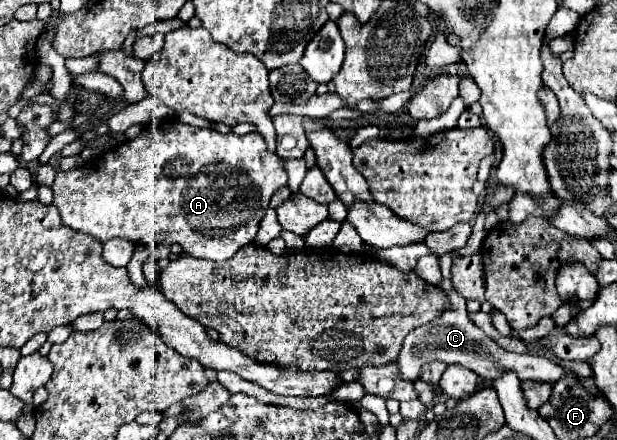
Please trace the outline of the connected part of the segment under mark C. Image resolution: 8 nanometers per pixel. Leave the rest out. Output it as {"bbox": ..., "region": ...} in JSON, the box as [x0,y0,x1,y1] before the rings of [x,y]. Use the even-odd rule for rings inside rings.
{"bbox":[395,274,569,384],"region":[[[443,274],[443,280],[439,282],[437,288],[443,288],[443,292],[447,292],[447,296],[451,296],[451,308],[447,308],[447,312],[443,312],[443,316],[439,316],[439,320],[433,320],[431,324],[425,324],[421,328],[415,328],[413,332],[409,332],[409,336],[405,338],[405,344],[401,348],[401,354],[395,360],[399,364],[403,380],[417,380],[419,372],[421,372],[421,366],[427,364],[427,362],[433,362],[433,360],[469,368],[485,380],[495,380],[503,372],[513,370],[513,372],[517,372],[519,380],[535,380],[535,382],[555,384],[559,378],[569,374],[555,360],[549,360],[549,358],[543,358],[543,356],[507,352],[507,350],[499,348],[499,344],[495,344],[483,330],[475,328],[475,324],[471,320],[467,320],[465,298],[461,298],[455,292],[453,282],[451,282],[451,274]]]}

